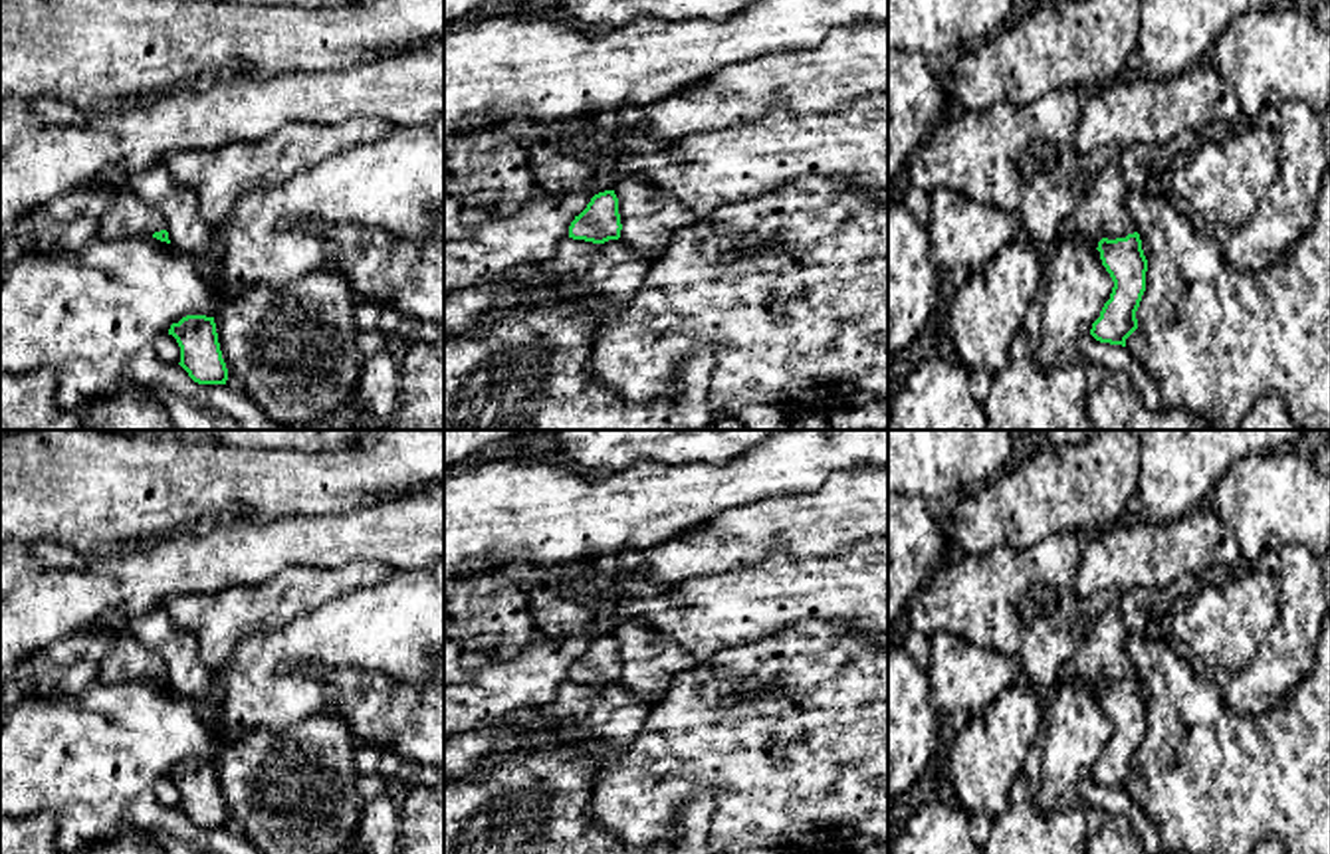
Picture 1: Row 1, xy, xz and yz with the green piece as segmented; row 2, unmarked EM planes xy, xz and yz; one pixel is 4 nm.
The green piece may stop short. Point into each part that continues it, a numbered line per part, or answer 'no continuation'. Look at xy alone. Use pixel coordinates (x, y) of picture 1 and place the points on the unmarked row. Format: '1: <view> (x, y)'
1: xy (125, 658)

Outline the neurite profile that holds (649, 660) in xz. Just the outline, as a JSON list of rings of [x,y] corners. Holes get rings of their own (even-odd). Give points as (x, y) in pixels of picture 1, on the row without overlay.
[[[622,624],[614,630],[620,658],[620,684],[640,701],[654,705],[676,674],[696,660],[670,636],[642,624]]]

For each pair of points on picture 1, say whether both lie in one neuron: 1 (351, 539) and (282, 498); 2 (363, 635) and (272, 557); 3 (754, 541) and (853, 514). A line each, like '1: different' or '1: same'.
1: different
2: different
3: same

